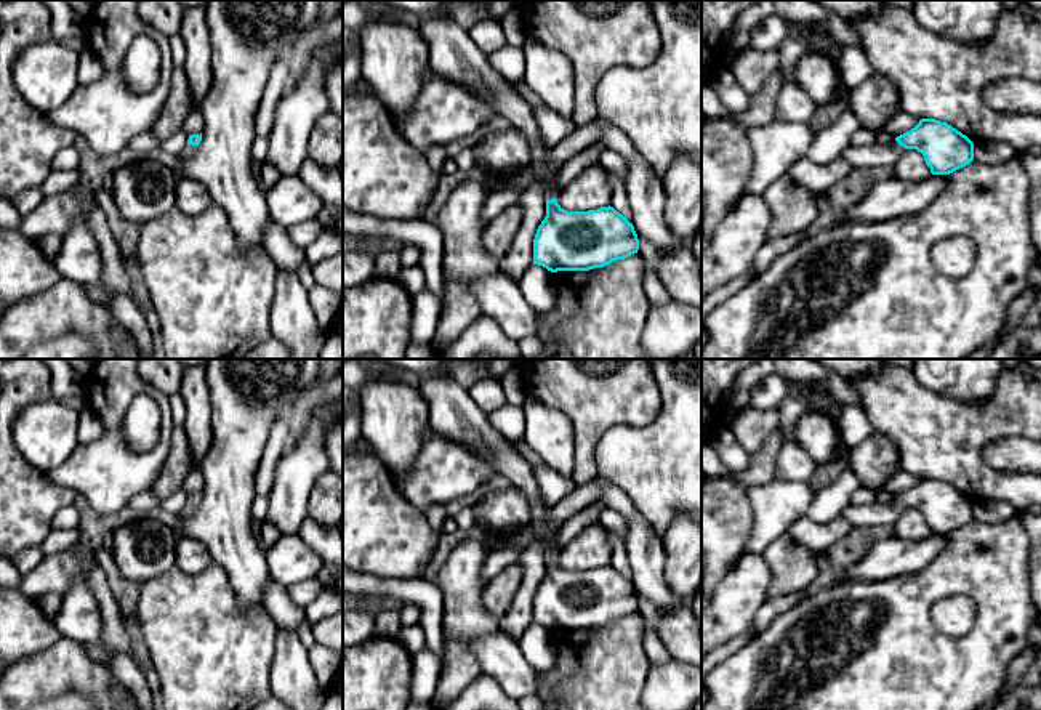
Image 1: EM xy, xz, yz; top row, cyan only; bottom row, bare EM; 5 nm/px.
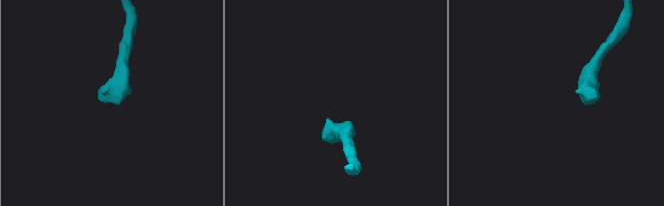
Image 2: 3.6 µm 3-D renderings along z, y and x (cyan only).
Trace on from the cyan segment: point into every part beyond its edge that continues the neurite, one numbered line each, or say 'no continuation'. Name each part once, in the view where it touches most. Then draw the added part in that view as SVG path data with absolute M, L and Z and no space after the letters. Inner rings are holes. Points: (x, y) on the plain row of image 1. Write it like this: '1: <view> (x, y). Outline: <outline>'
1: xz (548, 537). Outline: M556 526L549 530L543 530L540 534L538 540L546 545L545 559L557 558L557 555L561 551L561 548L554 543L557 534L559 534L559 526Z

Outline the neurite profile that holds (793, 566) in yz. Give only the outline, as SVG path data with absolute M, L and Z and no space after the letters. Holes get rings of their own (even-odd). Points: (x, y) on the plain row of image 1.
M786 534L769 543L762 553L772 569L767 599L809 590L818 575L815 551Z

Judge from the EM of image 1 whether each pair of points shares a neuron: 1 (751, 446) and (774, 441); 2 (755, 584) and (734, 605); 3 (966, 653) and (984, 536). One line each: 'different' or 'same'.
1: different
2: same
3: same

